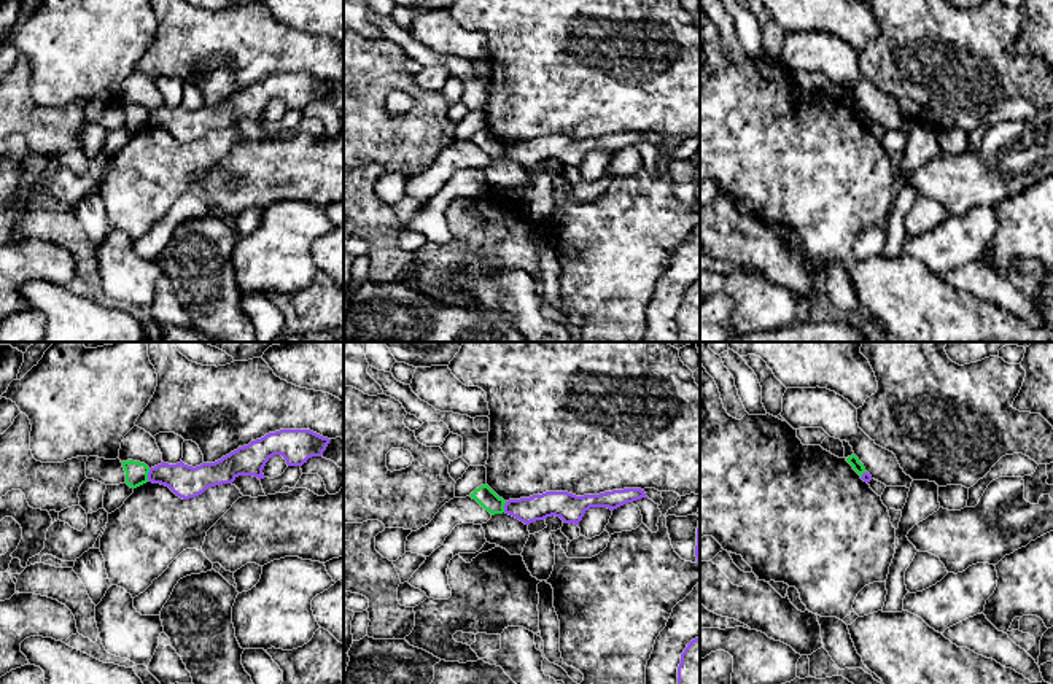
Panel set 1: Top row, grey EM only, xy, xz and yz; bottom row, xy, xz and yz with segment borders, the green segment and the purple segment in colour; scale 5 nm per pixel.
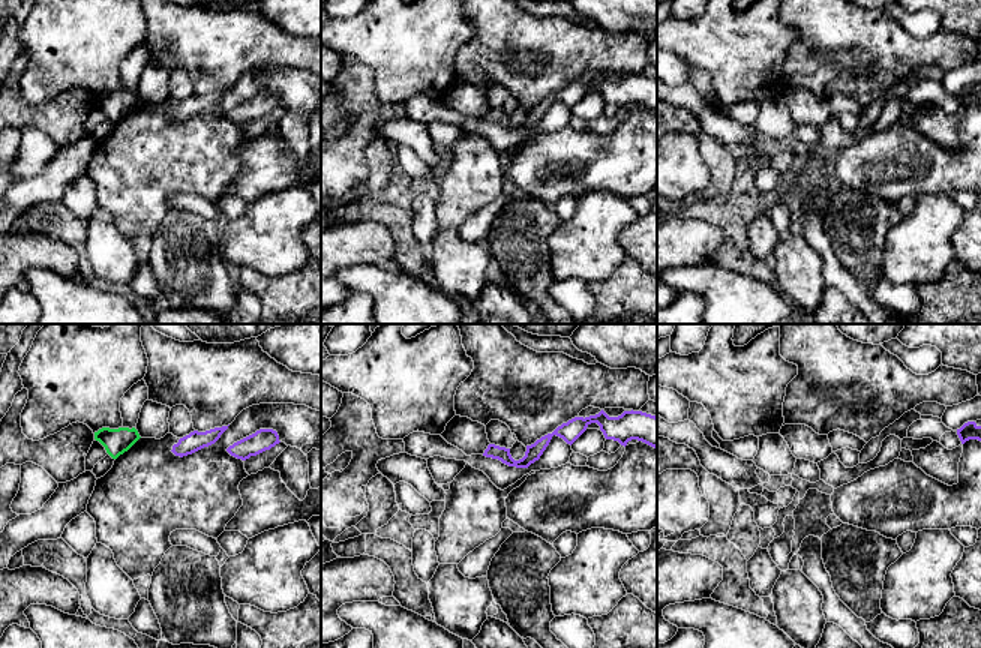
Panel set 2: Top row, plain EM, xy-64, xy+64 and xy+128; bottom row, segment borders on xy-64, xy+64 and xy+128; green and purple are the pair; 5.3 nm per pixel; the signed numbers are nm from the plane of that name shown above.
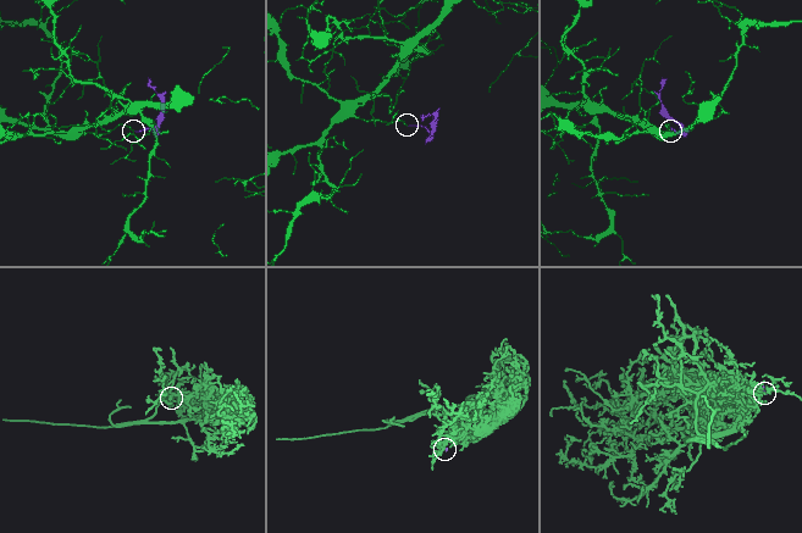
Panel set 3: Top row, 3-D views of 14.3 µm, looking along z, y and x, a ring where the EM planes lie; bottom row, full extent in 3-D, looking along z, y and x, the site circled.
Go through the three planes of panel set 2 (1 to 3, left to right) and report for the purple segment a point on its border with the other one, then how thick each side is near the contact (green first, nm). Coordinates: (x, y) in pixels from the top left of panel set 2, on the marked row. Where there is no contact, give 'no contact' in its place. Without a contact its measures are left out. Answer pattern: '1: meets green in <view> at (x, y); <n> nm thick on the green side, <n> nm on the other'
1: no contact
2: no contact
3: no contact

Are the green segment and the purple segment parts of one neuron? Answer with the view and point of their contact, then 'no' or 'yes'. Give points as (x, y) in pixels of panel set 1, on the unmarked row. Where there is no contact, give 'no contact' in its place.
contact xy (147, 120); no

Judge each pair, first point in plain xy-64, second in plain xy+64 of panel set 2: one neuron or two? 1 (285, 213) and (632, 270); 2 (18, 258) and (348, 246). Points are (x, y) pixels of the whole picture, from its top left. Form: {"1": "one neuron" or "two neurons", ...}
{"1": "two neurons", "2": "one neuron"}

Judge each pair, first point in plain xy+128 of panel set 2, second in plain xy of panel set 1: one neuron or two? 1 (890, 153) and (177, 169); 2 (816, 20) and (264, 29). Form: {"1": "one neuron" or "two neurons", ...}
{"1": "two neurons", "2": "one neuron"}

